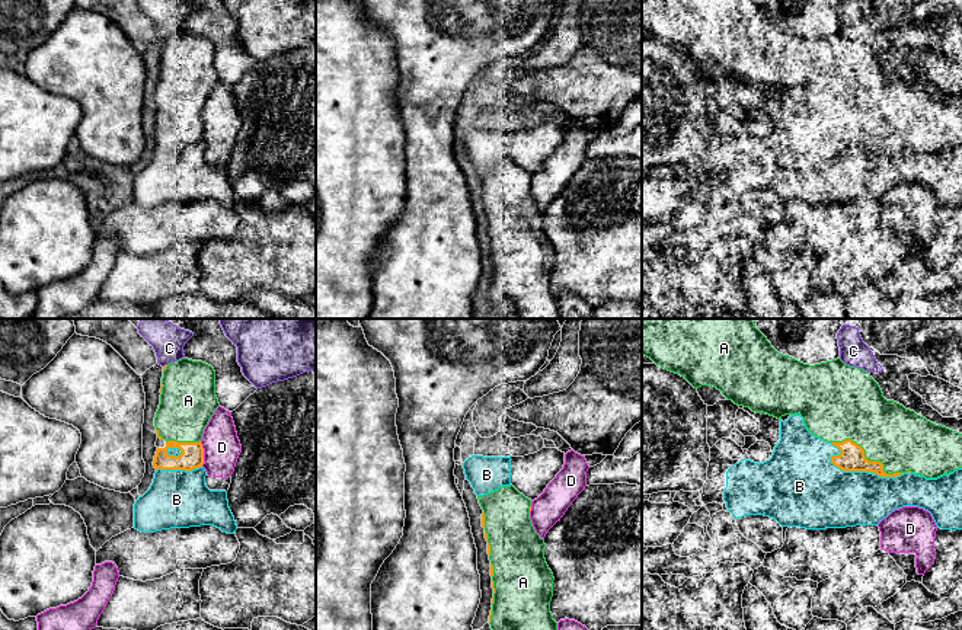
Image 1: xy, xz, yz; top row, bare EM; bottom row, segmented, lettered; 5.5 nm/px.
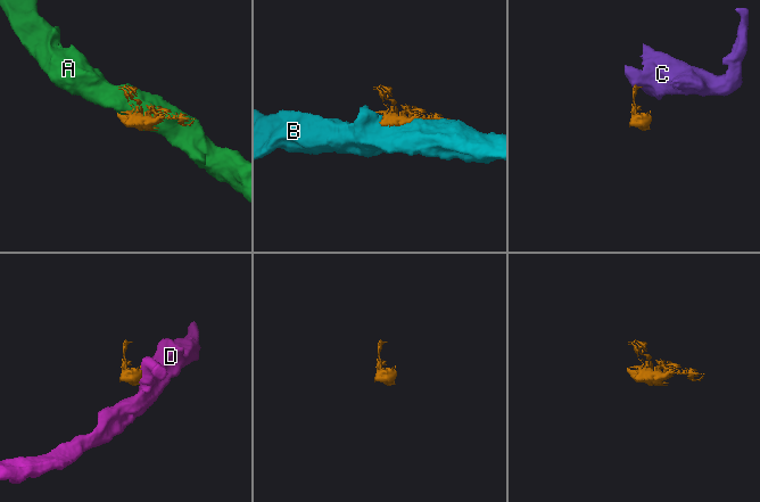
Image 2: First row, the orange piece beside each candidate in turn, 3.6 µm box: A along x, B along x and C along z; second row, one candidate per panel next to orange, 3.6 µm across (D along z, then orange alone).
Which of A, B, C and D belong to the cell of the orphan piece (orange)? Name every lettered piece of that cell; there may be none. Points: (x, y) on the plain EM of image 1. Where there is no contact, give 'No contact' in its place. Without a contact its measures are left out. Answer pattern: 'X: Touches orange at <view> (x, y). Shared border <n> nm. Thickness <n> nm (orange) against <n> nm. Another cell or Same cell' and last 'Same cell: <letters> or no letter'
A: Touches orange at yz (868, 134). Shared border 440 nm. Thickness 140 nm (orange) against 340 nm. Same cell
B: Touches orange at yz (856, 144). Shared border 440 nm. Thickness 140 nm (orange) against 380 nm. Another cell
C: Touches orange at xy (165, 40). Shared border 30 nm. Thickness 20 nm (orange) against 180 nm. Another cell
D: Touches orange at xy (203, 128). Shared border 140 nm. Thickness 130 nm (orange) against 200 nm. Another cell
Same cell: A

